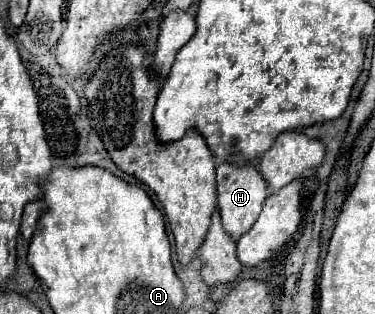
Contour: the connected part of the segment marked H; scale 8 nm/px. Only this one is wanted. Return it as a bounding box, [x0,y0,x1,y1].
[217,163,269,241]

